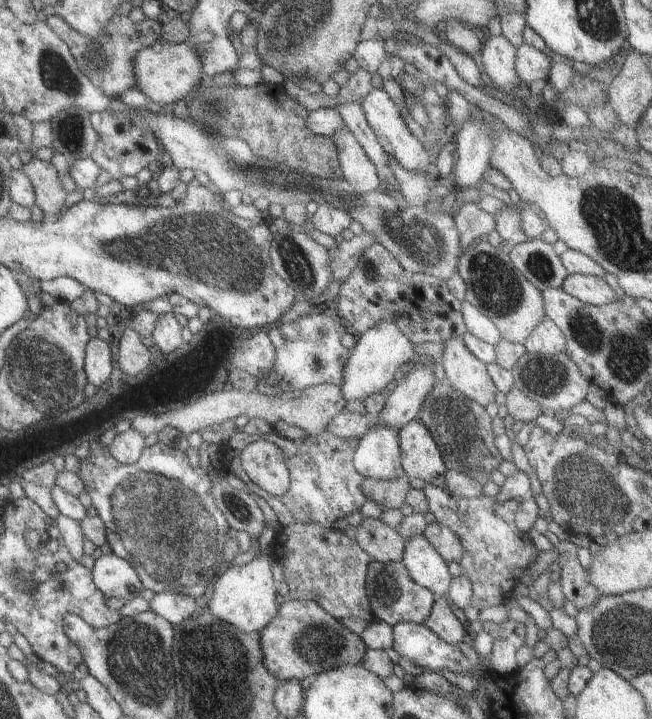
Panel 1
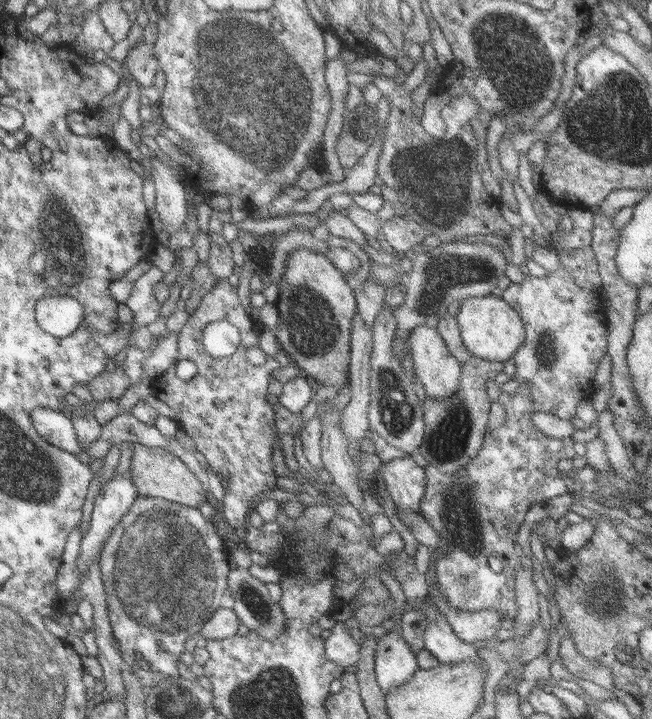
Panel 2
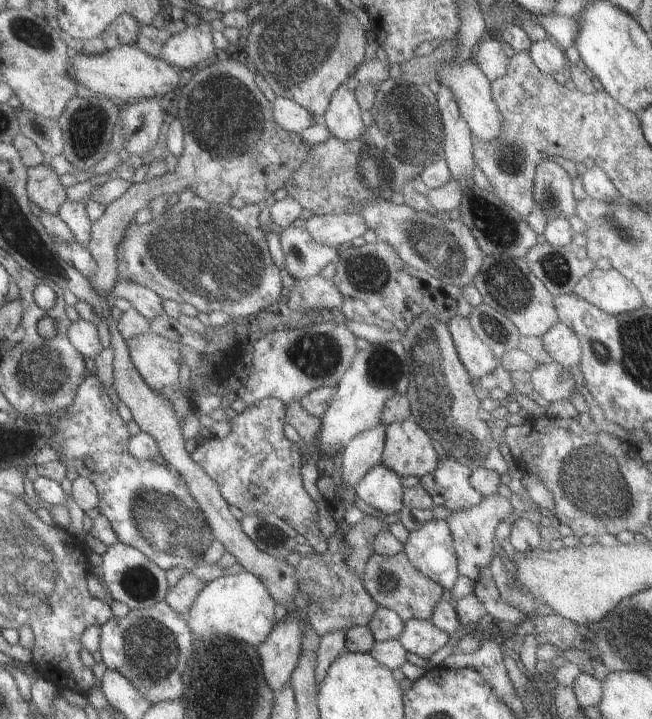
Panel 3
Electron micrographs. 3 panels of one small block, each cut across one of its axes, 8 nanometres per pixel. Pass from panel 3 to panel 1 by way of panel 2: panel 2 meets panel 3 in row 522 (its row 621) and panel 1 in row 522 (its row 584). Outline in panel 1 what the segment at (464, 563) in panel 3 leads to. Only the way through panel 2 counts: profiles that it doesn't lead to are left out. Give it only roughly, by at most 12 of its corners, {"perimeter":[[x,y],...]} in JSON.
{"perimeter":[[434,521],[422,535],[446,563],[458,562],[462,546],[446,526]]}

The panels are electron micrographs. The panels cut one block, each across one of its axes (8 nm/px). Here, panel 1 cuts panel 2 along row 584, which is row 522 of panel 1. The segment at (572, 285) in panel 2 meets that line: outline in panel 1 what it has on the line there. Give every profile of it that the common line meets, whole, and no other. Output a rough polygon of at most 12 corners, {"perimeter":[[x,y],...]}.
{"perimeter":[[438,481],[428,511],[456,534],[470,605],[508,601],[538,552],[519,500],[466,499]]}

